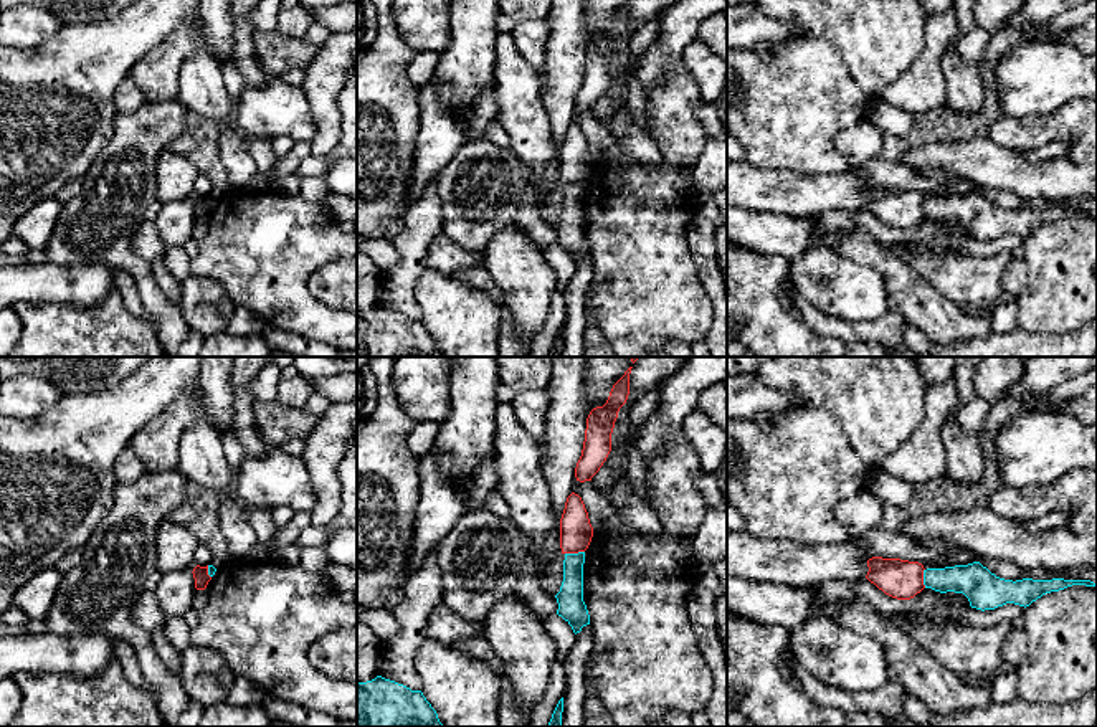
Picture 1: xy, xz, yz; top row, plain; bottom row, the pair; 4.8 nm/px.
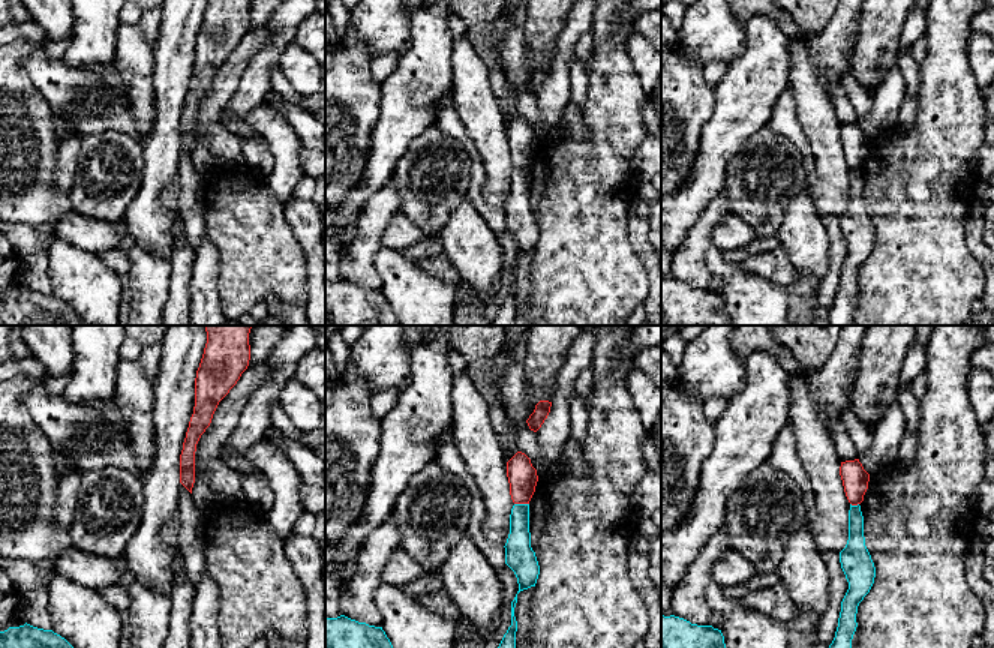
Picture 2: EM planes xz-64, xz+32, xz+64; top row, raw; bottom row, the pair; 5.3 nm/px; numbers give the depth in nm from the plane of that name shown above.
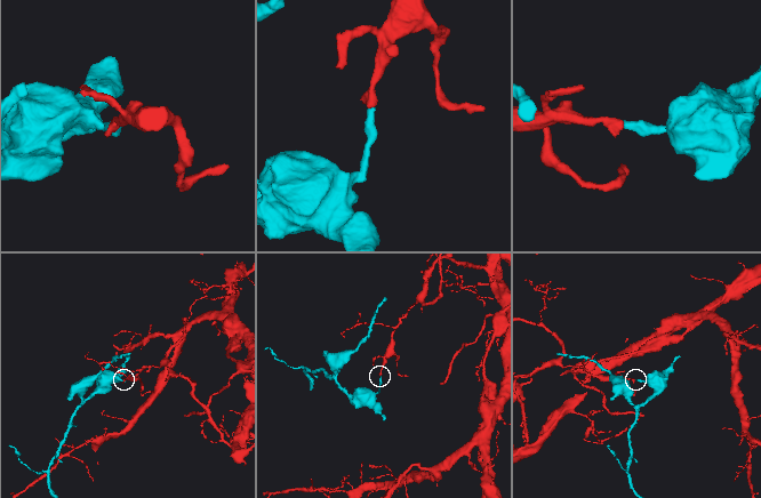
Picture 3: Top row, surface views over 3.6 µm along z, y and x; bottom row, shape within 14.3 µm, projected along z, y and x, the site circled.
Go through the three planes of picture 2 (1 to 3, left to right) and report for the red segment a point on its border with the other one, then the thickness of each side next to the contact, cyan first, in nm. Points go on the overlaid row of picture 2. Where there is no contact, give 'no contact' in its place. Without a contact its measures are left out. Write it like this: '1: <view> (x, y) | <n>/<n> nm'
1: no contact
2: xz+32 (522, 504) | 140/160 nm
3: xz+64 (855, 506) | 130/140 nm

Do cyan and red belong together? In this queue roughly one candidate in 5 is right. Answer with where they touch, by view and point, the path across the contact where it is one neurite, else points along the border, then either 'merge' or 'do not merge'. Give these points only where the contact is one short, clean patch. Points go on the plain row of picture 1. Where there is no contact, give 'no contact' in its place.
meets cyan in xz at (574, 184); do not merge

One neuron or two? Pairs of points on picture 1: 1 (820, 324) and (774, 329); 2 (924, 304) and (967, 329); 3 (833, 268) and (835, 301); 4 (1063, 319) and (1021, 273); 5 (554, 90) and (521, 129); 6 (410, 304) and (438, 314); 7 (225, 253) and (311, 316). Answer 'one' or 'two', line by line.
1: two
2: one
3: one
4: two
5: two
6: two
7: one

